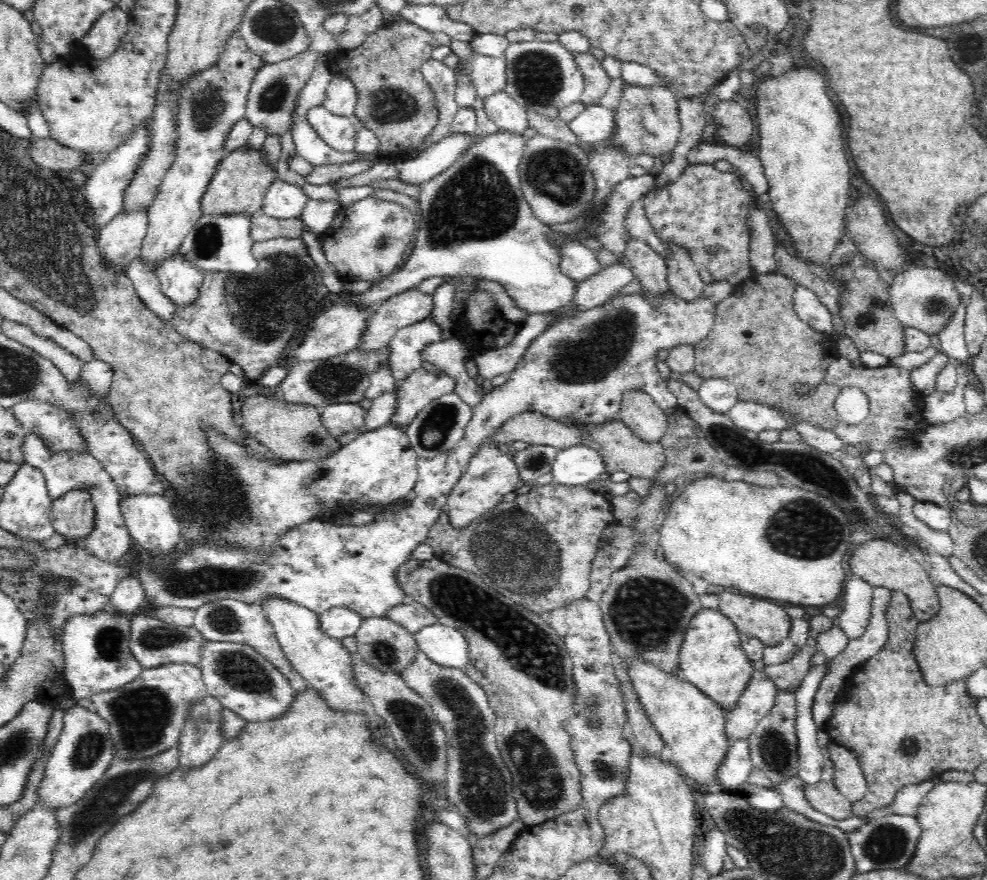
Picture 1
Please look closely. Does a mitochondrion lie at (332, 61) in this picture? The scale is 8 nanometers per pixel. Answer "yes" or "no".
no

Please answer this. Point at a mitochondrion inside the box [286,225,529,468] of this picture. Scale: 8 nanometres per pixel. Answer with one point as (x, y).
(331, 379)

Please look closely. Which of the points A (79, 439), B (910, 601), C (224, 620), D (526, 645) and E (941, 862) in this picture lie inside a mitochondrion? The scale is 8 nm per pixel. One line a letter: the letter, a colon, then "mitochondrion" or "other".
A: other
B: other
C: mitochondrion
D: mitochondrion
E: mitochondrion

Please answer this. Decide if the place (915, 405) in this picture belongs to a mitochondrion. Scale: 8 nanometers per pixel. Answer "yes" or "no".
no

